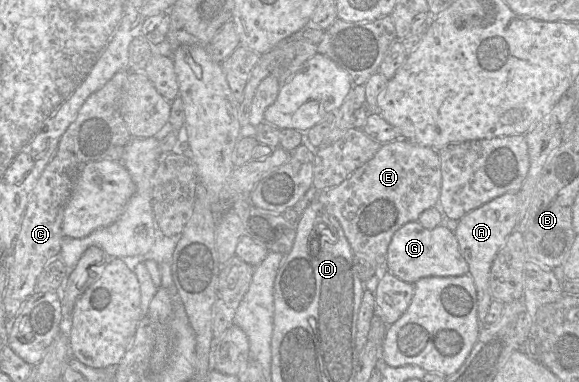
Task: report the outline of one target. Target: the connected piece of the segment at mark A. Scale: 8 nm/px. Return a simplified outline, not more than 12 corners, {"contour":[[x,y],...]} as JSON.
{"contour":[[518,193],[466,213],[454,231],[474,281],[481,325],[490,268],[516,229]]}

